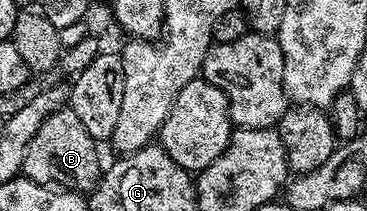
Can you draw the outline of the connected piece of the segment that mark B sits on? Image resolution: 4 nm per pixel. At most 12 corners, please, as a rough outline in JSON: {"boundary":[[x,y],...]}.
{"boundary":[[70,106],[24,150],[28,180],[87,194],[100,145]]}

